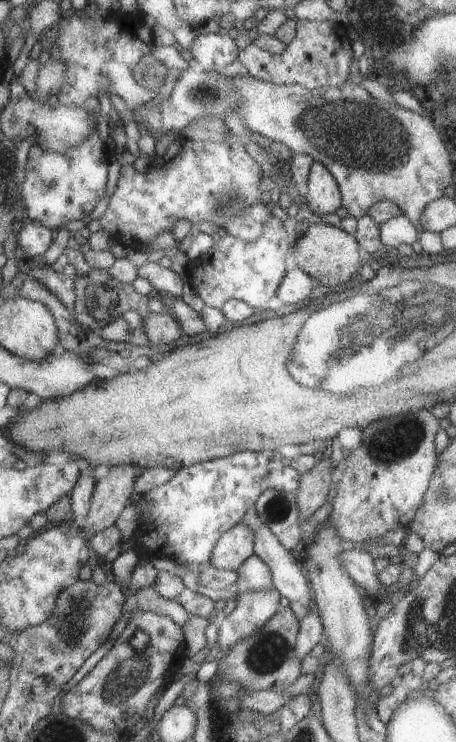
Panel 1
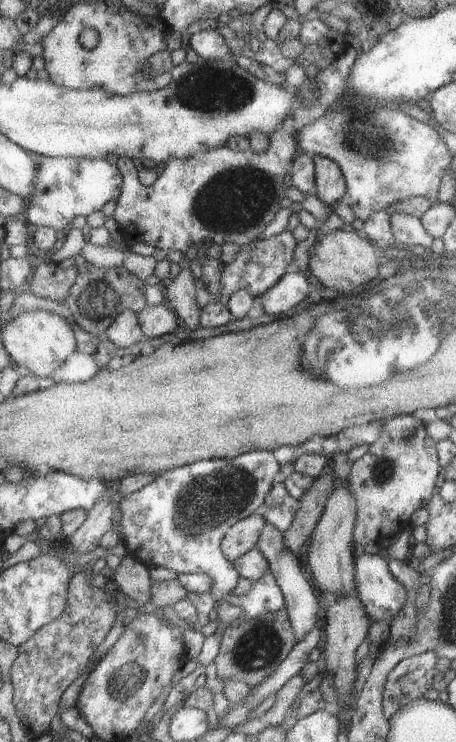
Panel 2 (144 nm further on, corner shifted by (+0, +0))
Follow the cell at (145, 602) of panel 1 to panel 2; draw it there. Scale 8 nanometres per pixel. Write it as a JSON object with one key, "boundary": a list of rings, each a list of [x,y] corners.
{"boundary":[[[129,554],[123,558],[121,568],[115,572],[115,582],[117,582],[119,594],[137,602],[139,608],[153,602],[155,584],[151,584],[149,572],[151,572],[151,566],[143,564],[141,560],[137,560]]]}

